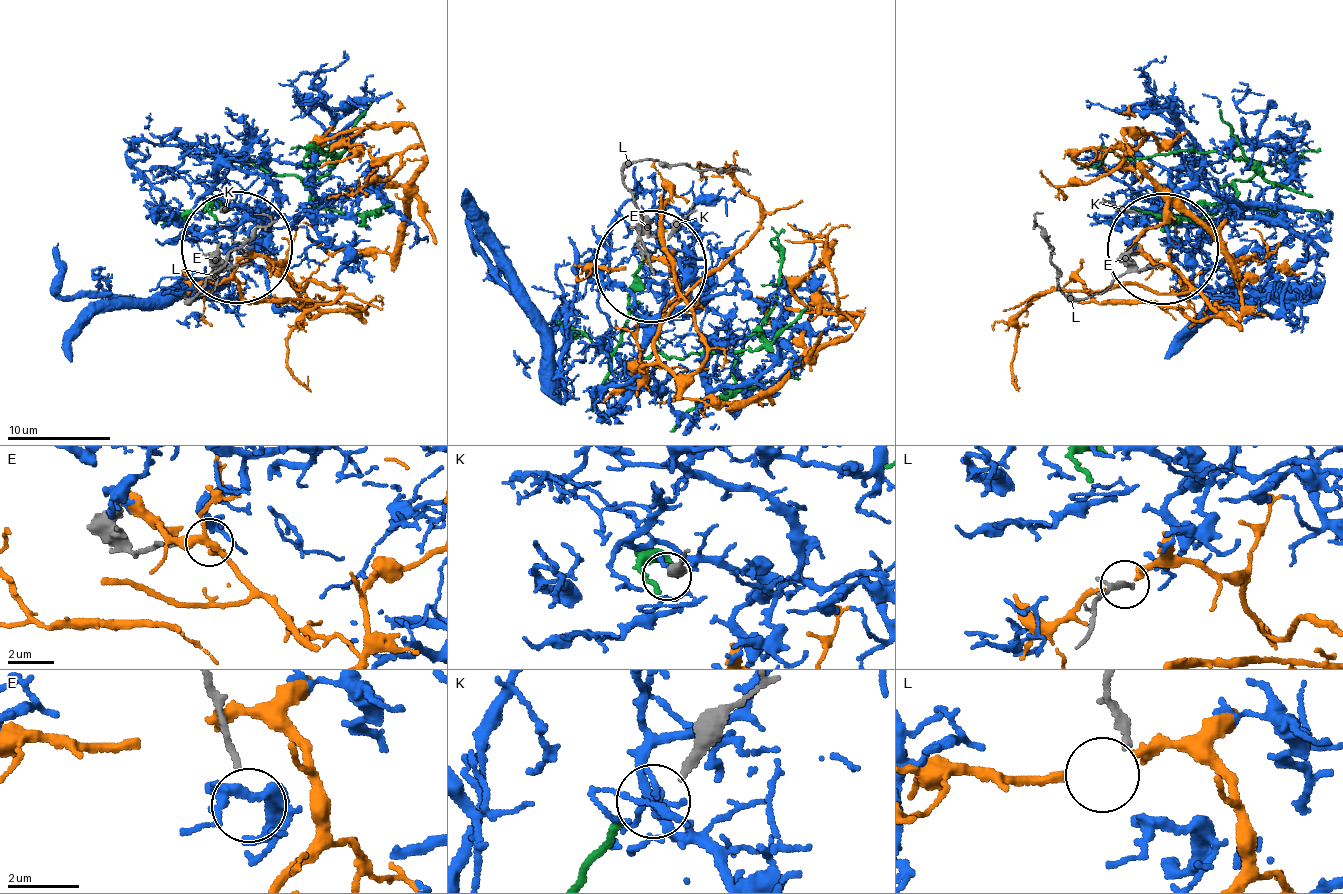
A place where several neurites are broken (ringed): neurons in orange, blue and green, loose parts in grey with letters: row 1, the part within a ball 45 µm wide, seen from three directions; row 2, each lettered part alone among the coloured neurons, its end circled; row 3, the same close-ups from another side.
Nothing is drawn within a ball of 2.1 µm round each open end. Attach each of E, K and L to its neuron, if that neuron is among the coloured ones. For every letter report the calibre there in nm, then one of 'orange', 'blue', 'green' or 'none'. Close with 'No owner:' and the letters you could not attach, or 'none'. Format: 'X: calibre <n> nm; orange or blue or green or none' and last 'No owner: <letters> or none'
E: calibre 160 nm; none
K: calibre 220 nm; none
L: calibre 180 nm; none
No owner: E, K, L

